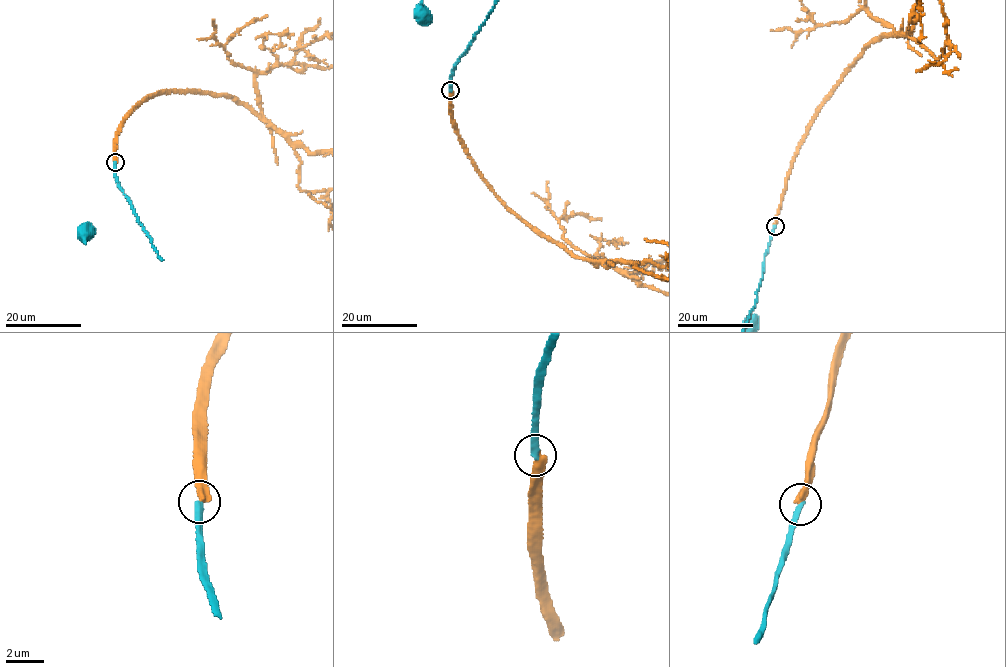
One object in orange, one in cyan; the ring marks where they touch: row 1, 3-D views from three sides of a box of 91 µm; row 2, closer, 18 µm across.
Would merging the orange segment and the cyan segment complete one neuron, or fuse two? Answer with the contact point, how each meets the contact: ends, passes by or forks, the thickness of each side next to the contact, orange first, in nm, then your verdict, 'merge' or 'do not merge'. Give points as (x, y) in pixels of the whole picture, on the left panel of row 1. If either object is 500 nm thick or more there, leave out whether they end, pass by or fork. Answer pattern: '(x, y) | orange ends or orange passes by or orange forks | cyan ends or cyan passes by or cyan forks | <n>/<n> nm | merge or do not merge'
(115, 162) | orange ends | cyan ends | 460/320 nm | do not merge

